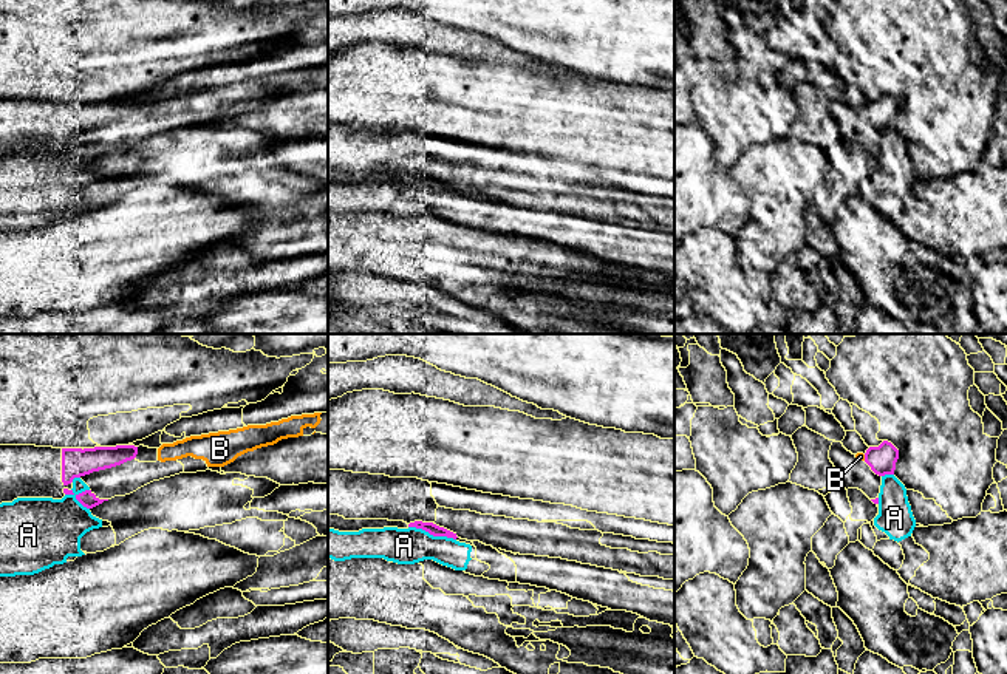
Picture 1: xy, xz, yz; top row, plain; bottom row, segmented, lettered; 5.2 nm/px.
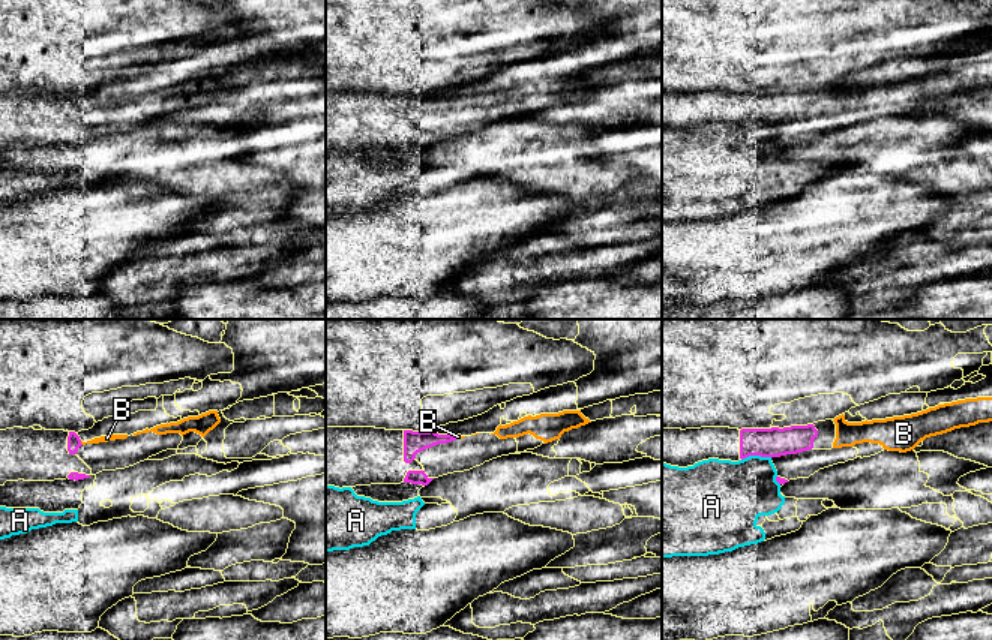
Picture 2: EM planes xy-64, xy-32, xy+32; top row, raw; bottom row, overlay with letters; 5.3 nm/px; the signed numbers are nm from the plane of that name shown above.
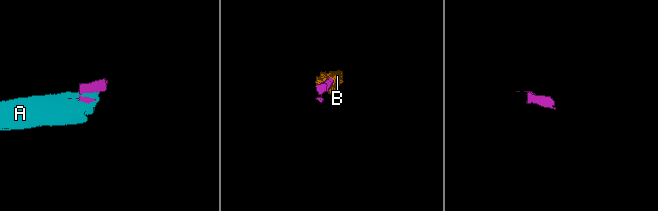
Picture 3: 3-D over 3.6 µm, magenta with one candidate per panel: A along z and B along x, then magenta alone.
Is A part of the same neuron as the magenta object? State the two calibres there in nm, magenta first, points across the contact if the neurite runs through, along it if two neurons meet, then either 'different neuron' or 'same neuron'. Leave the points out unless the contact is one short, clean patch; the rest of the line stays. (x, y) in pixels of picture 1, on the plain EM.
calibres 60 and 190 nm; different neuron

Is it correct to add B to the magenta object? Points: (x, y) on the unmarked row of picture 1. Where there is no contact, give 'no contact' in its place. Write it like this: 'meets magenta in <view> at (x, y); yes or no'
meets magenta in yz at (865, 112); yes

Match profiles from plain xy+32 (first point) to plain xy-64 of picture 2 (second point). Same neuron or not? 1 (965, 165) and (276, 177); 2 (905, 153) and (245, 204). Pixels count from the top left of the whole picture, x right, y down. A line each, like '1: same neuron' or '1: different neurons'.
1: same neuron
2: different neurons

